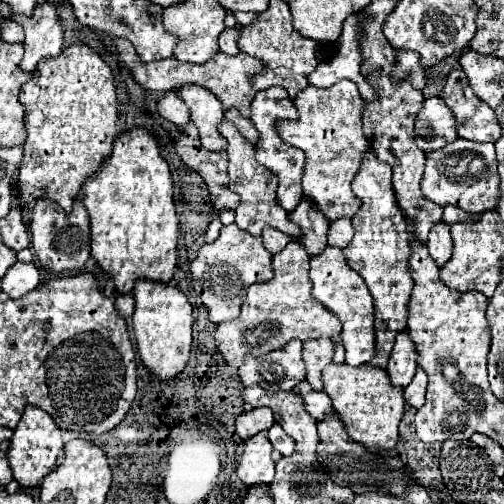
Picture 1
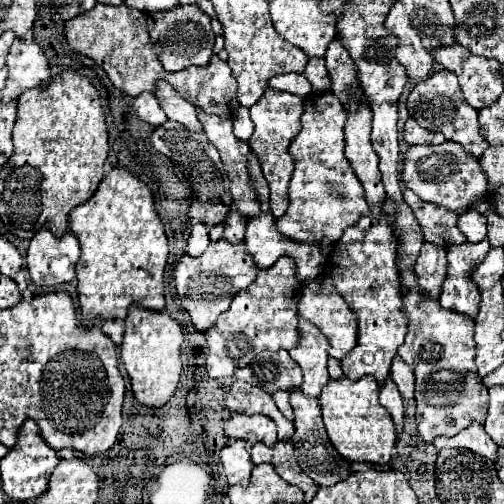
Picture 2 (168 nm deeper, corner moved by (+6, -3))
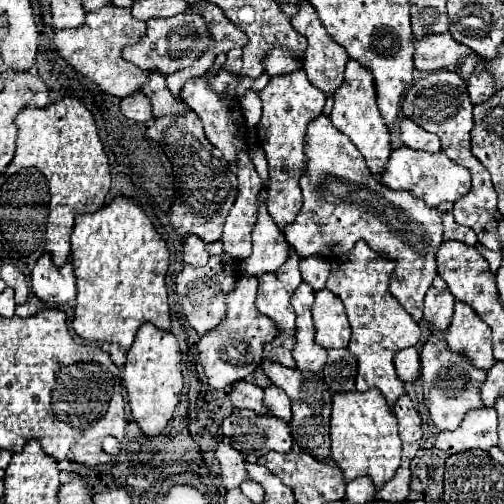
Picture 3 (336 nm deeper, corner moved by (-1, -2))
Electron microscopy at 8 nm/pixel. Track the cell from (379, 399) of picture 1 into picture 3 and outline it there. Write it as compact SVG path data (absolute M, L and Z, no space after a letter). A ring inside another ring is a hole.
M377 388L367 390L365 394L361 392L347 392L347 394L337 394L333 398L333 410L331 410L331 458L341 468L343 480L355 480L359 476L369 476L375 484L375 488L383 488L395 476L401 460L401 440L397 434L397 422L391 410L387 408L387 402L383 400L383 394Z

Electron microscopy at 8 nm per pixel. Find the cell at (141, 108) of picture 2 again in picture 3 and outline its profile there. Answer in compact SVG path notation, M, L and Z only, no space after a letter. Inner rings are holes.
M133 92L125 98L121 98L119 108L123 112L125 118L131 118L135 122L151 122L151 104L147 100L147 96L143 96L141 92Z

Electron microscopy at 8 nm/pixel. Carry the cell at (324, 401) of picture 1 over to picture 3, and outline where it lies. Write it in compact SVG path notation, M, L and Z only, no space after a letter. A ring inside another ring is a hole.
M269 386L265 388L265 396L263 396L263 404L267 406L269 414L281 420L291 420L291 402L287 398L287 394L277 388L277 386Z

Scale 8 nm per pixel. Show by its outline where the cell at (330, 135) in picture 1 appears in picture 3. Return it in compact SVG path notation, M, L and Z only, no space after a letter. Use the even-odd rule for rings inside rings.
M319 116L309 124L307 130L307 170L301 178L301 190L303 190L303 206L295 218L293 224L289 224L287 230L283 230L287 242L293 246L293 250L301 256L323 256L339 250L349 252L359 240L365 240L371 250L379 252L381 256L387 256L397 266L393 270L393 276L389 280L389 292L403 304L403 308L411 314L415 322L423 318L423 298L429 290L433 278L437 276L437 264L435 254L439 250L439 244L443 242L443 226L439 220L439 214L435 208L427 206L423 200L411 196L409 192L395 192L383 186L369 168L365 166L365 160L361 152L351 144L349 136L339 132L329 116Z

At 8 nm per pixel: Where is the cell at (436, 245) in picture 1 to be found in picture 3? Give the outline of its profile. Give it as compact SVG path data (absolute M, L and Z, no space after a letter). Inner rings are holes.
M437 276L425 296L423 320L427 320L431 324L431 328L435 328L435 330L445 330L451 324L453 304L455 304L455 298L451 296L445 280L441 276Z

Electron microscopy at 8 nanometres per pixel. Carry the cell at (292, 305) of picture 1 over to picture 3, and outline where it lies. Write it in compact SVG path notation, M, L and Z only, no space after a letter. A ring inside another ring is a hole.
M241 276L237 278L235 290L227 294L227 314L221 320L221 324L201 336L197 350L199 350L199 360L203 364L207 382L215 390L223 390L231 386L233 382L245 380L255 372L255 366L261 362L263 346L275 338L275 324L267 320L257 308L255 308L255 296L257 296L257 278L253 276Z

